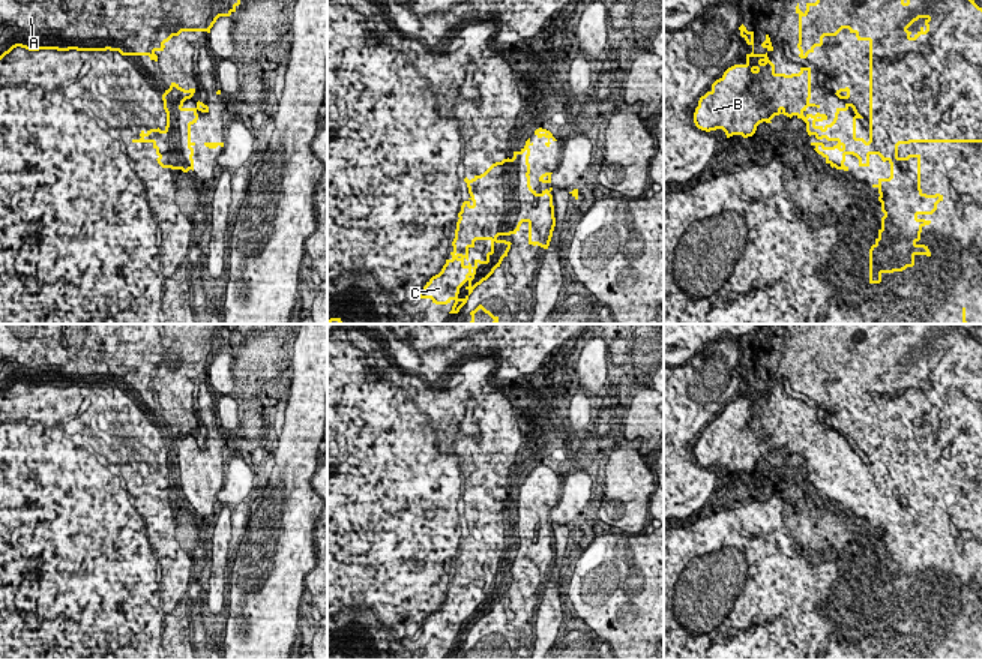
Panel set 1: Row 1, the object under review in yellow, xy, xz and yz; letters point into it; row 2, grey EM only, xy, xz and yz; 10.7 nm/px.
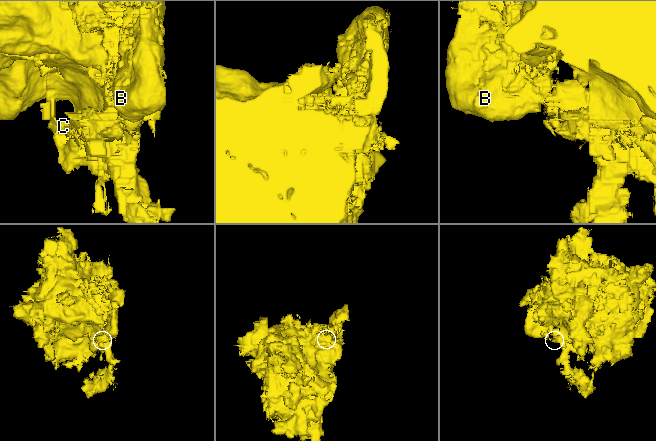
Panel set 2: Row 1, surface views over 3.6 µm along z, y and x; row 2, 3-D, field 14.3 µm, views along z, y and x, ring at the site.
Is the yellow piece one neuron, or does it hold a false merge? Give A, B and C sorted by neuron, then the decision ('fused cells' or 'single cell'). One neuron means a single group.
A B C; single cell

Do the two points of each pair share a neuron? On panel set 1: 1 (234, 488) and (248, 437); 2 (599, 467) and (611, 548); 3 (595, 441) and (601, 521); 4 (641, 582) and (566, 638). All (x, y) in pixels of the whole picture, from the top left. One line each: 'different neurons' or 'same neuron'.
1: different neurons
2: different neurons
3: same neuron
4: same neuron

